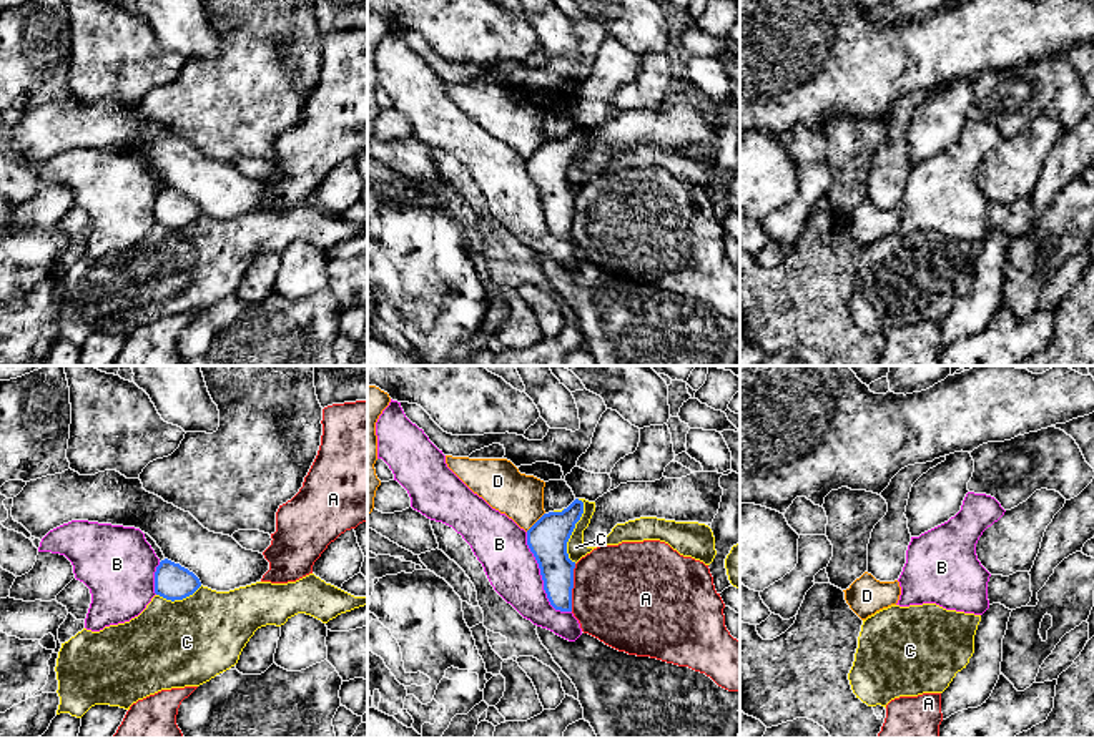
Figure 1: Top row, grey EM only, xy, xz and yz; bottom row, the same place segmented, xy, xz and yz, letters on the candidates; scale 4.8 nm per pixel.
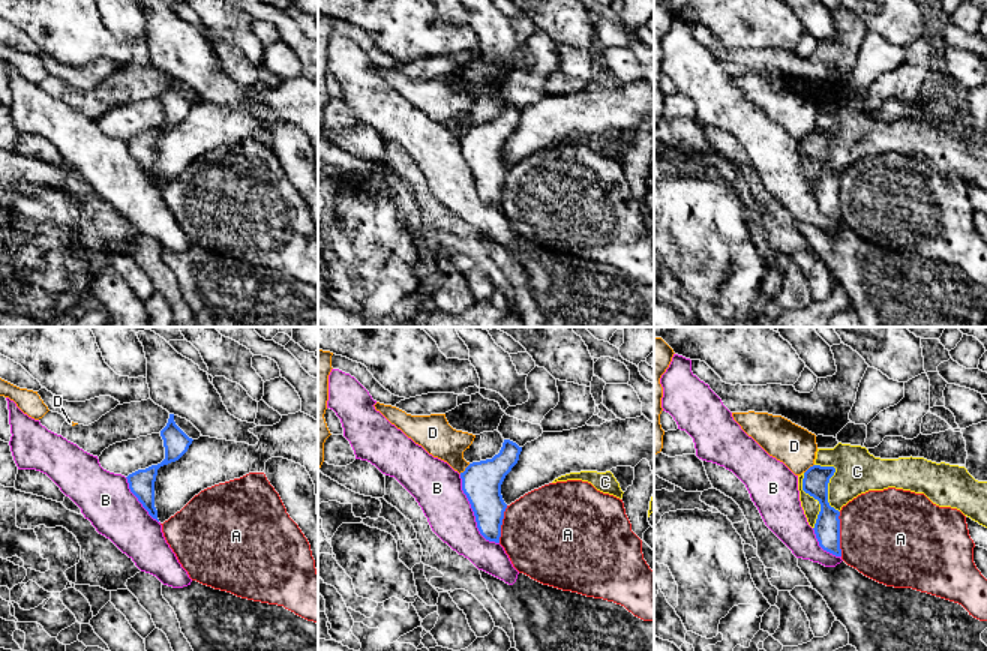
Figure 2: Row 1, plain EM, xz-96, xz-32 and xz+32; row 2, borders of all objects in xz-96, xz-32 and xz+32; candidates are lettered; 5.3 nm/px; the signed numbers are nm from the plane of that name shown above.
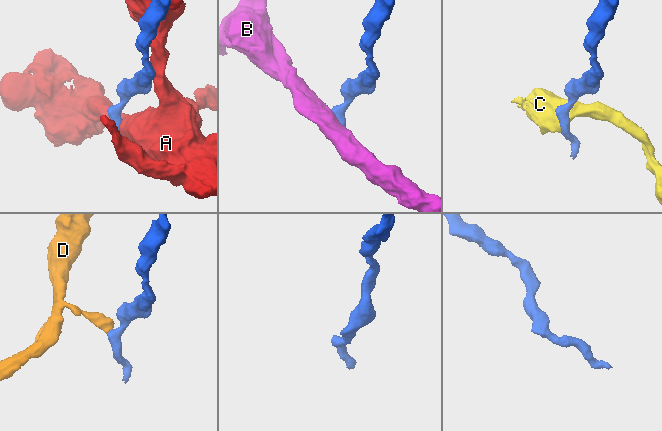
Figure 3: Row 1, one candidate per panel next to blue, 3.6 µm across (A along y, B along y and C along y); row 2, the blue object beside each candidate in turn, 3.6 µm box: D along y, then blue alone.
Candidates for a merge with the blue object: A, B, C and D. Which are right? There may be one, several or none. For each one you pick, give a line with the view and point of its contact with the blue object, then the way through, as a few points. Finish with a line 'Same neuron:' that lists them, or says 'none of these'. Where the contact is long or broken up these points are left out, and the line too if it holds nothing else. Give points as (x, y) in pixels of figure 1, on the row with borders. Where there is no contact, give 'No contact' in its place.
Same neuron: none of these

